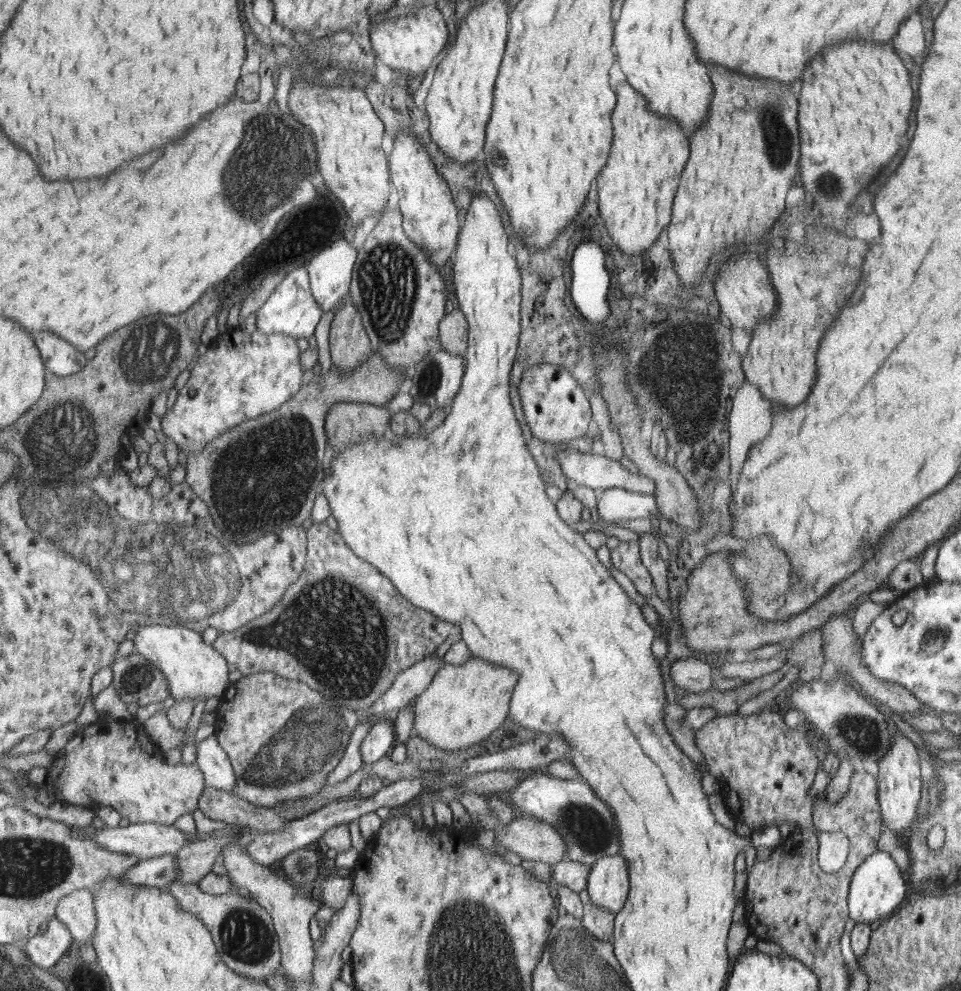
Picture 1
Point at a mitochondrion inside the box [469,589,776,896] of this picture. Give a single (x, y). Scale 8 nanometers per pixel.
(590, 833)

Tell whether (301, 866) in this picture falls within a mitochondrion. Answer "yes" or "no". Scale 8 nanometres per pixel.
yes

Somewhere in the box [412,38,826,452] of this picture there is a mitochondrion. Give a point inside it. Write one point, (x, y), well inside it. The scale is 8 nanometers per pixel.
(777, 137)

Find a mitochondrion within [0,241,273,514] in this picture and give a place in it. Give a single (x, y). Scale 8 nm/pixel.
(61, 440)

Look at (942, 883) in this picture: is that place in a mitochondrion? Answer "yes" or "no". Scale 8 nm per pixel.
no

